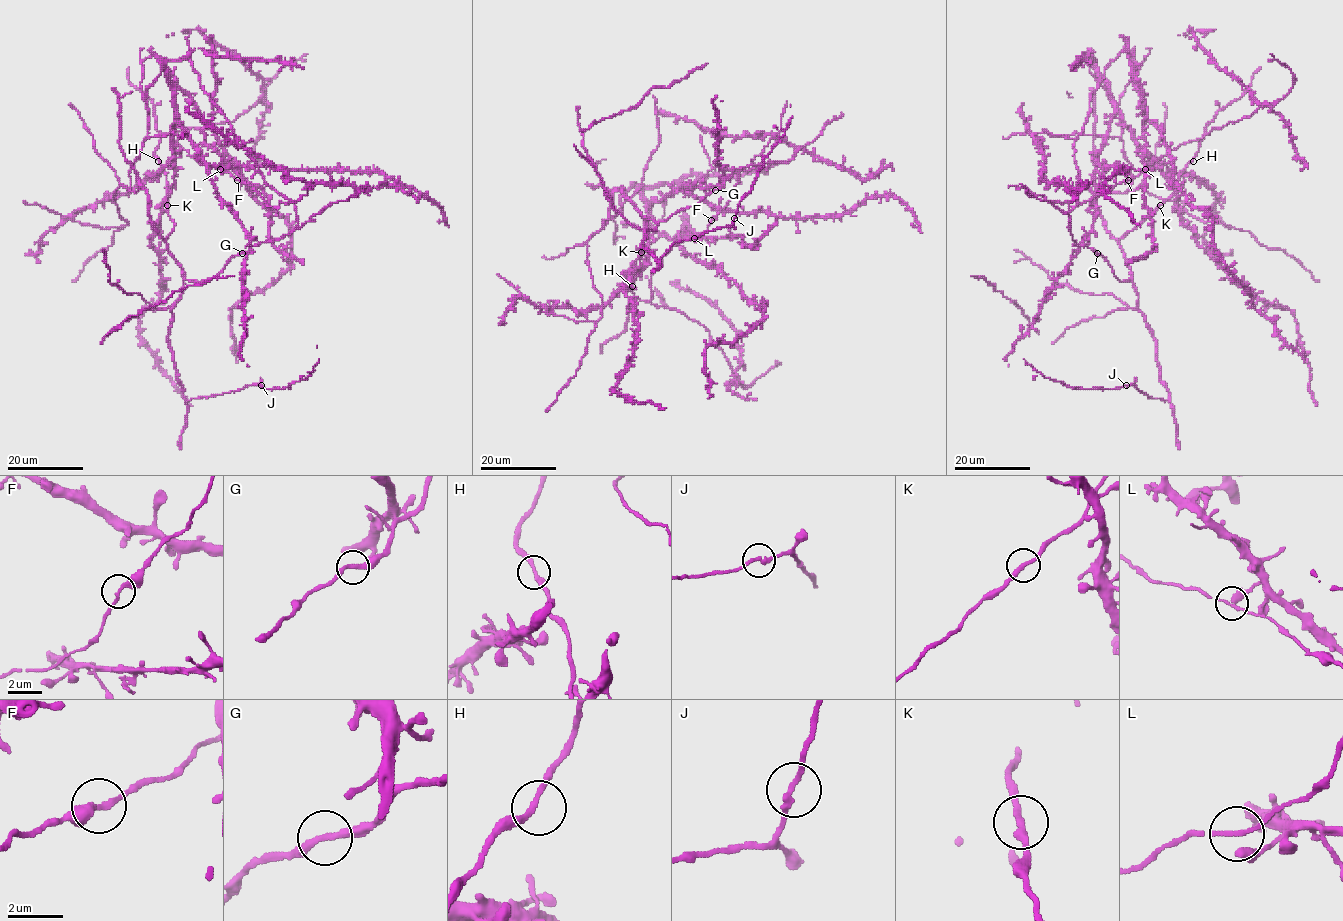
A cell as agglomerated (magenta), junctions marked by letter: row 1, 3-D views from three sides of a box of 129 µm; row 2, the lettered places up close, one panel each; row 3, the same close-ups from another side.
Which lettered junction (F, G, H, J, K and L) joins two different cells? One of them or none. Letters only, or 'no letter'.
no letter

